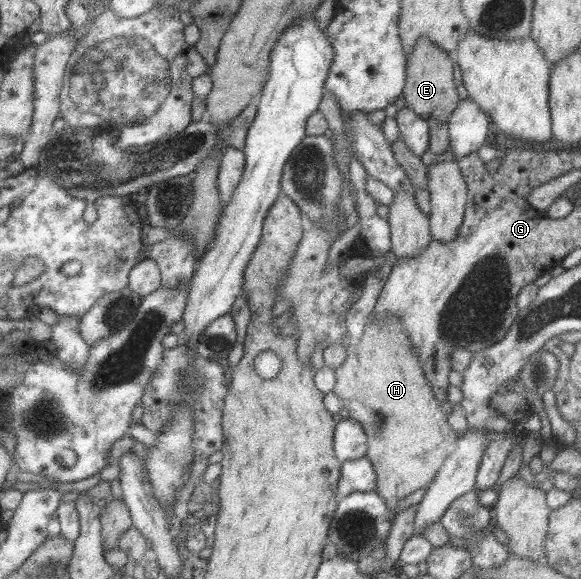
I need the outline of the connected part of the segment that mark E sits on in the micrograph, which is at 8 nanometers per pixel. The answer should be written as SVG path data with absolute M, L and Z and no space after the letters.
M420 37L405 59L405 81L401 92L405 105L426 122L448 120L459 101L456 87L452 83L452 63L454 61L452 54L439 49L426 38Z

